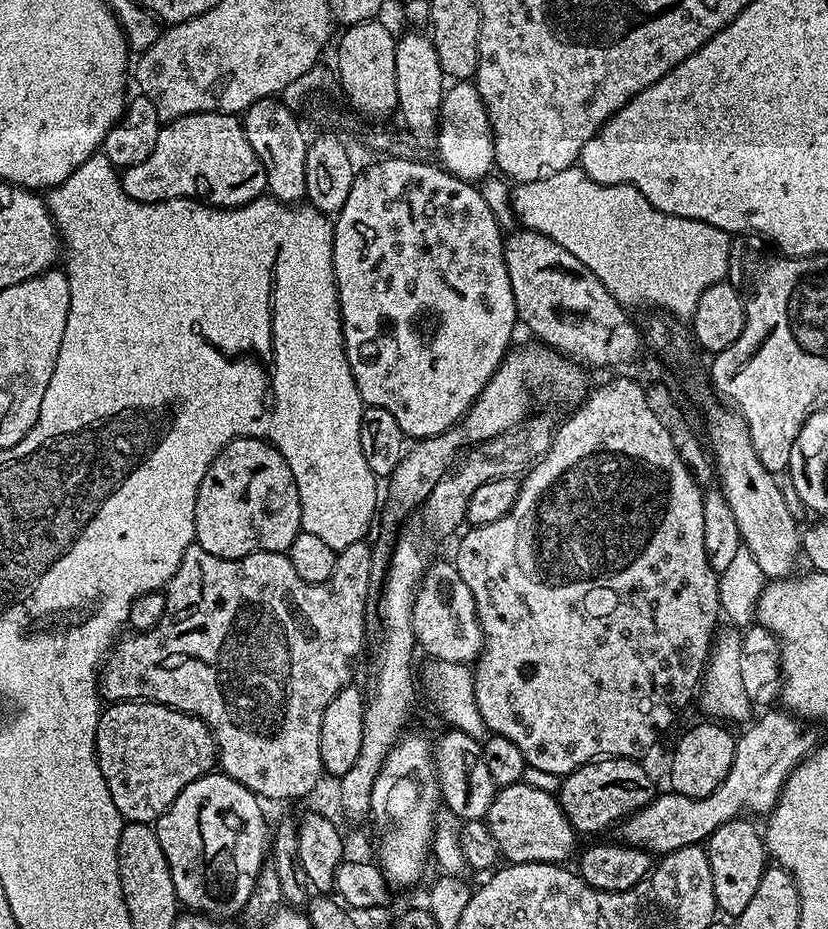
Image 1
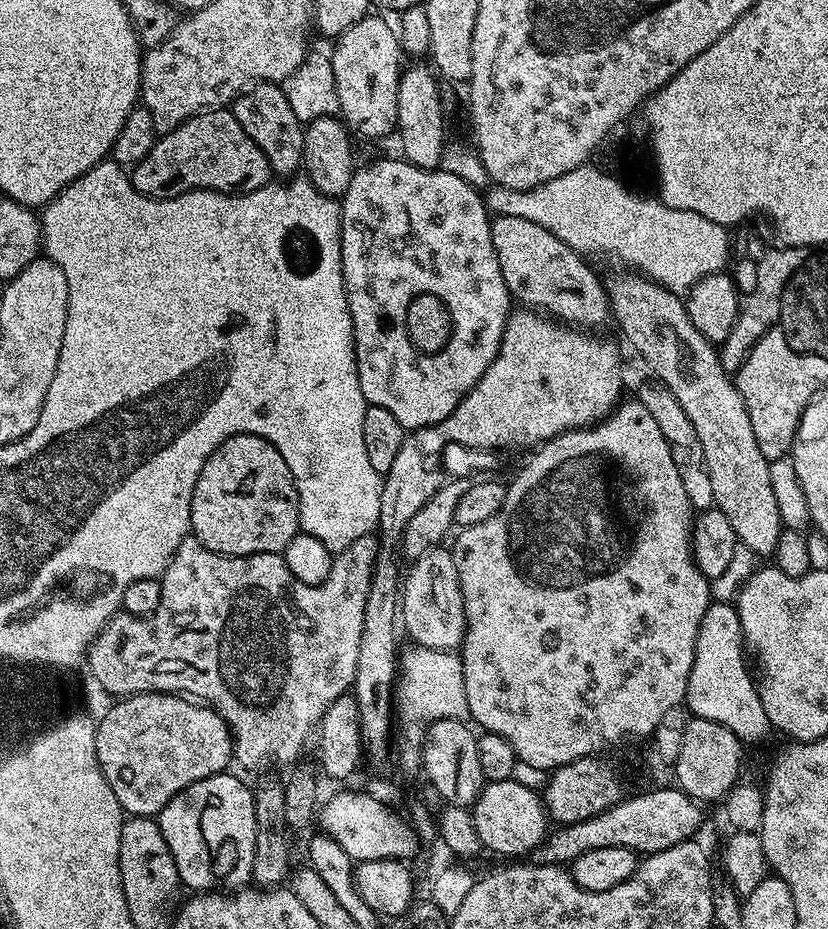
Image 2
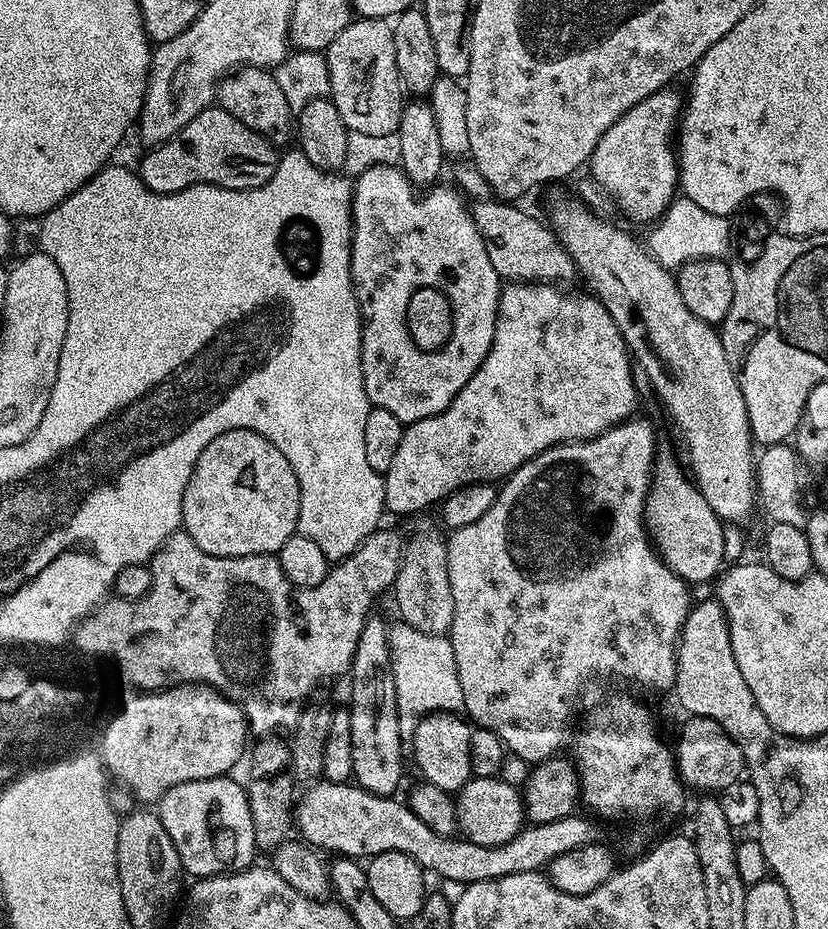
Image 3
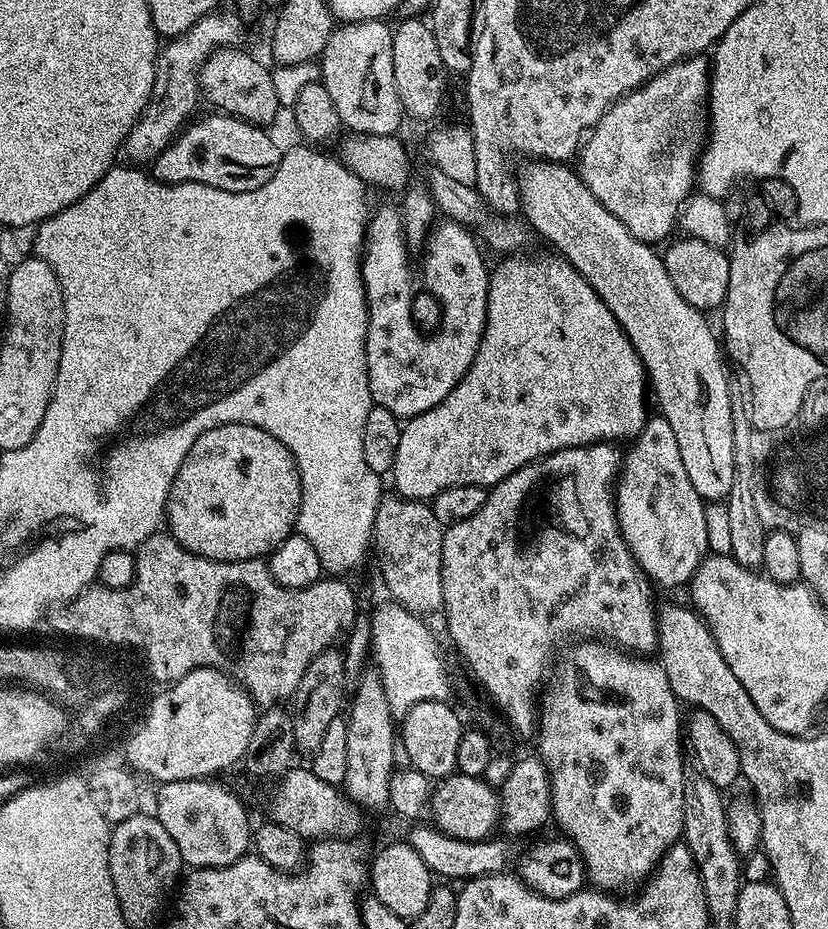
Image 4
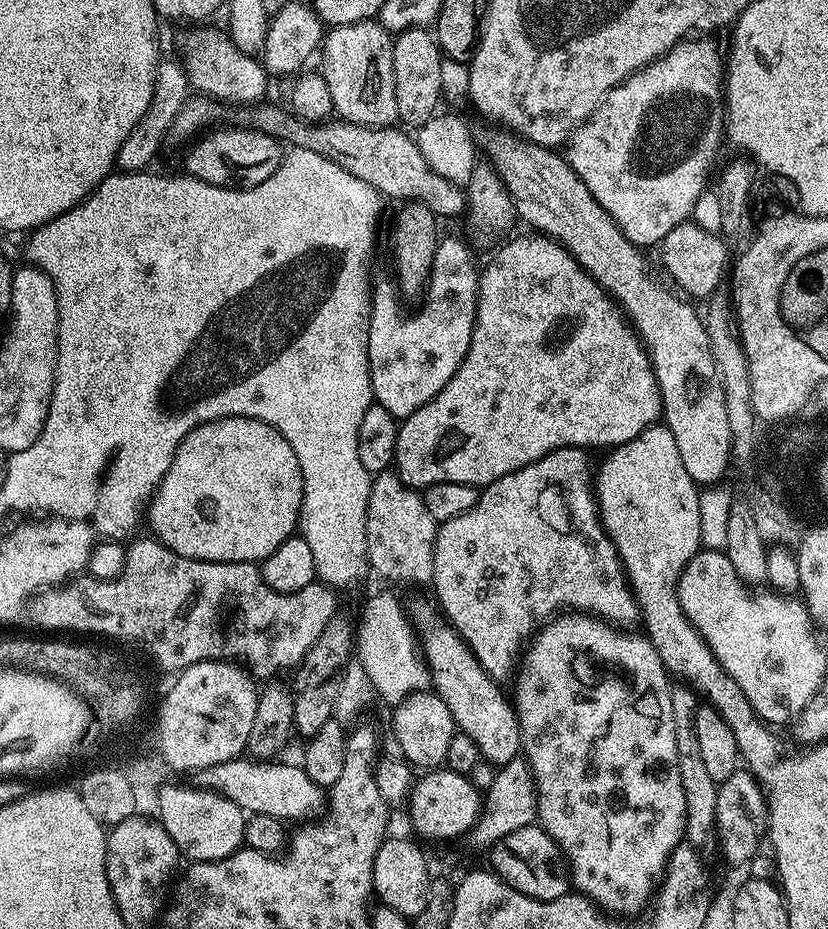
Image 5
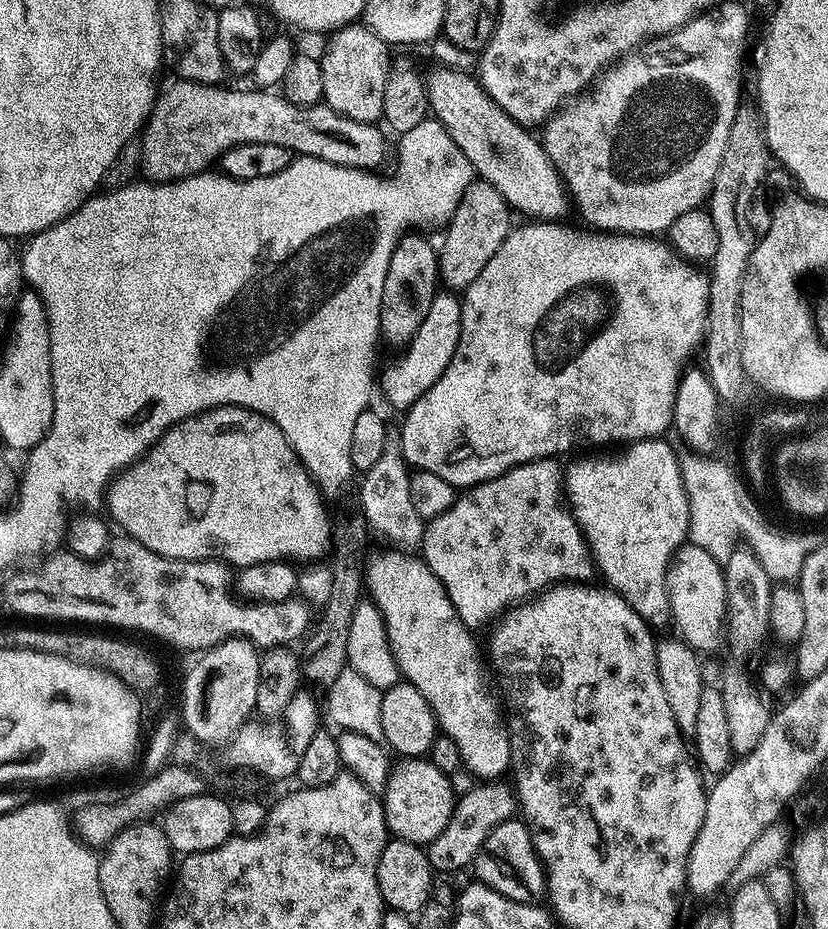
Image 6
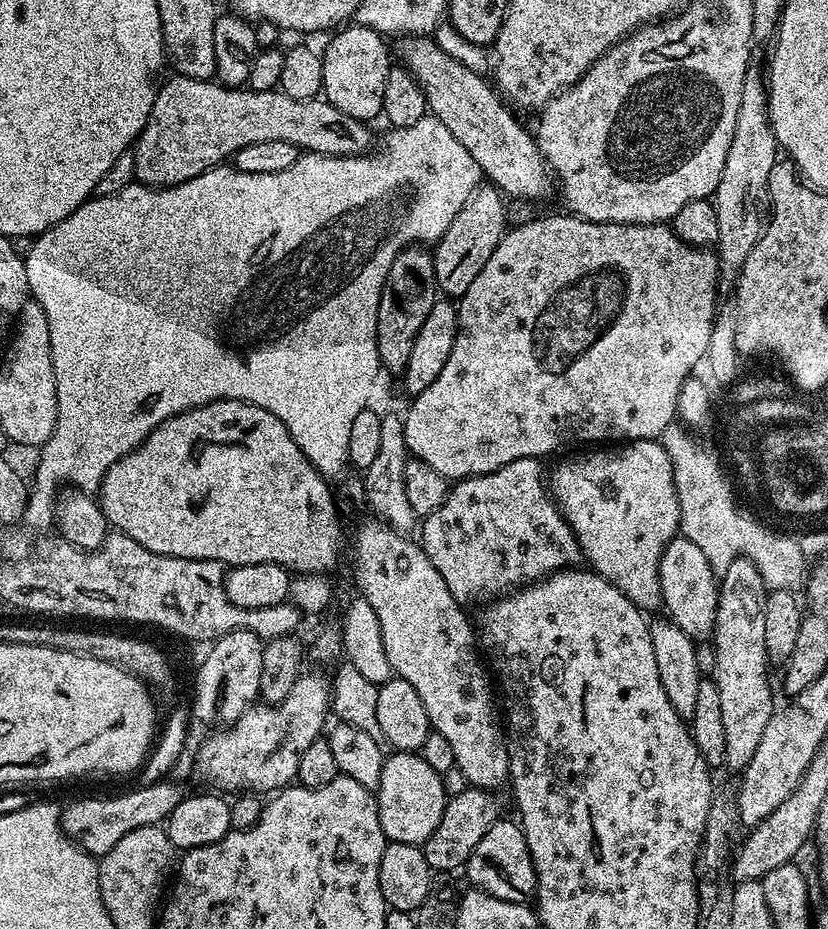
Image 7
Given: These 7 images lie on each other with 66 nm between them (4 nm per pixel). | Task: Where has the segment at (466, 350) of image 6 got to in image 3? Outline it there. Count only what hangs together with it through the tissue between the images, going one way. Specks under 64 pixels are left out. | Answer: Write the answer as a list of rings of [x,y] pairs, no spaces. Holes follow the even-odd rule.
[[[508,282],[501,287],[500,301],[498,302],[498,314],[496,315],[496,329],[494,330],[494,342],[474,378],[458,390],[454,402],[446,406],[438,414],[430,418],[422,418],[418,422],[407,425],[402,434],[402,443],[398,451],[394,453],[394,462],[390,462],[390,470],[383,473],[384,477],[384,506],[389,513],[396,516],[412,516],[423,508],[439,505],[445,496],[451,494],[456,488],[464,484],[478,484],[481,482],[500,482],[518,471],[528,460],[532,460],[538,454],[542,454],[547,448],[555,444],[570,444],[574,440],[593,440],[595,436],[618,424],[624,423],[633,415],[636,408],[636,388],[632,385],[632,368],[634,360],[630,355],[628,344],[622,338],[618,326],[614,326],[614,318],[602,306],[602,302],[591,294],[579,296],[576,292],[563,292],[563,287],[555,283],[543,282]]]

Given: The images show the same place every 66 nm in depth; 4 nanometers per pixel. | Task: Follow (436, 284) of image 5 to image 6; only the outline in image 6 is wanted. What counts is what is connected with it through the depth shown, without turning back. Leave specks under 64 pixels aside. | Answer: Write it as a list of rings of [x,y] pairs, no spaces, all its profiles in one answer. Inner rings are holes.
[[[444,290],[437,294],[430,306],[430,314],[426,314],[422,326],[418,326],[418,330],[401,351],[405,352],[393,364],[386,365],[381,376],[379,373],[379,391],[380,388],[384,391],[385,398],[394,407],[400,408],[399,410],[411,408],[414,402],[418,402],[418,398],[422,398],[422,394],[426,394],[426,390],[430,390],[430,386],[434,386],[434,382],[438,382],[438,378],[442,378],[442,370],[450,366],[462,330],[461,303],[461,297],[451,291]]]

